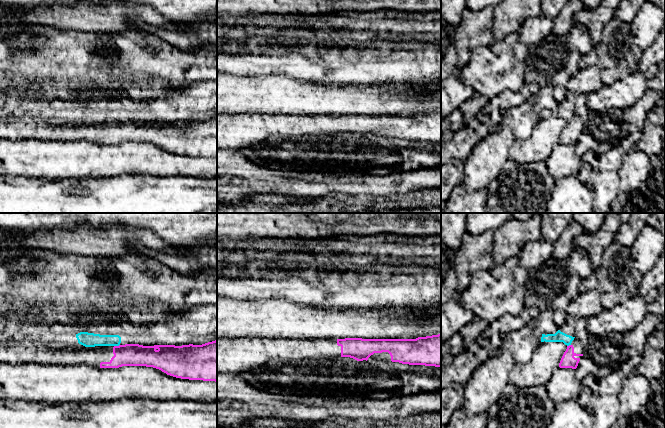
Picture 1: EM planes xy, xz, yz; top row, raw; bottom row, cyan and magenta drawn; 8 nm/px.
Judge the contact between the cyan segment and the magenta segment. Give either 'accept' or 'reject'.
reject

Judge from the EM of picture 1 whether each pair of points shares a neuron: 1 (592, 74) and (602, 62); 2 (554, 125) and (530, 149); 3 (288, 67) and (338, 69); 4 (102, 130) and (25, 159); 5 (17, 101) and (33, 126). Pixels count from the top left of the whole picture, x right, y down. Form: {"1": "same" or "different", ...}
{"1": "different", "2": "same", "3": "same", "4": "different", "5": "different"}

